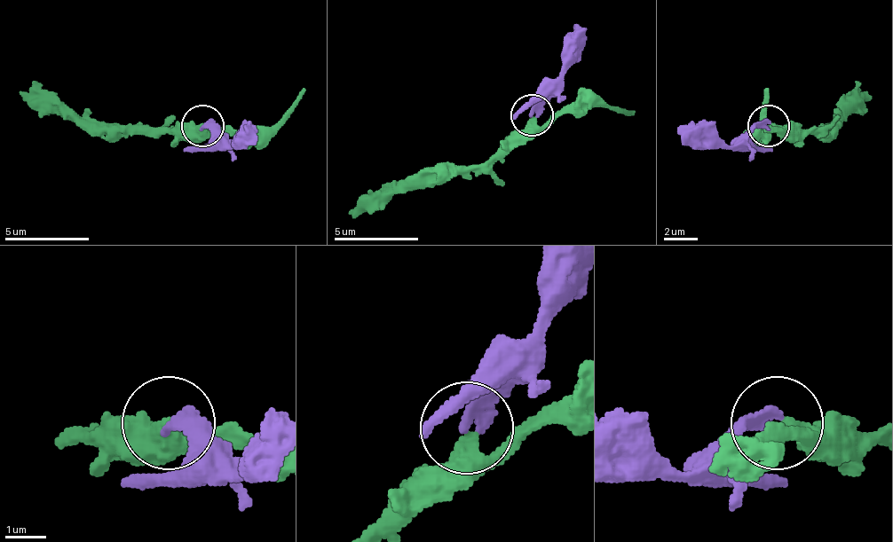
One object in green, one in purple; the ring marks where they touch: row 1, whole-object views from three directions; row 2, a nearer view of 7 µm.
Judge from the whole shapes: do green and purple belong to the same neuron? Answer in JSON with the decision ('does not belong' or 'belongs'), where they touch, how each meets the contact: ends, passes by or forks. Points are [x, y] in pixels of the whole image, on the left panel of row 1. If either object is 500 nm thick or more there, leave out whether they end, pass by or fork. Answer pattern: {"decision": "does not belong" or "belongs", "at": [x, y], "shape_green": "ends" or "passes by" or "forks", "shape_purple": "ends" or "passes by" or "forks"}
{"decision": "belongs", "at": [202, 125], "shape_green": "passes by", "shape_purple": "ends"}

